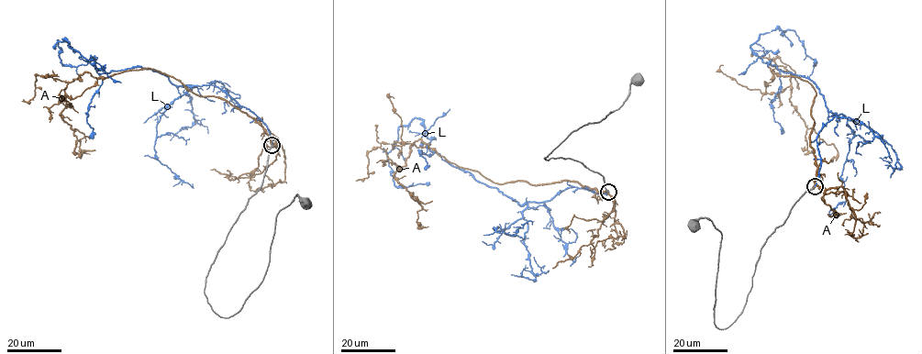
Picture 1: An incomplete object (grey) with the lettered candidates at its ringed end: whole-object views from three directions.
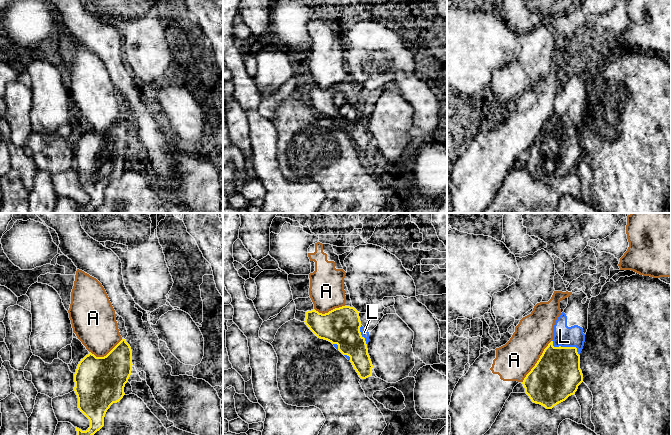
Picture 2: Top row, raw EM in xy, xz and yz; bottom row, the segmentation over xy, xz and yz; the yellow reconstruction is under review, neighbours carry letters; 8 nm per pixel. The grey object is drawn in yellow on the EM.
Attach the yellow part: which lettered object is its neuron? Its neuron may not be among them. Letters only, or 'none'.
L

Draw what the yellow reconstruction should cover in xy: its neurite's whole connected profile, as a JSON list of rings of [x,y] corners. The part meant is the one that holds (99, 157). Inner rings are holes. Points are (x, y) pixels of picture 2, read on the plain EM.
[[[125,115],[104,133],[96,133],[89,128],[81,135],[74,150],[74,167],[78,174],[78,184],[89,195],[90,203],[86,207],[75,203],[78,213],[91,213],[104,202],[107,186],[125,171],[124,163],[131,151],[132,141],[132,126]]]

